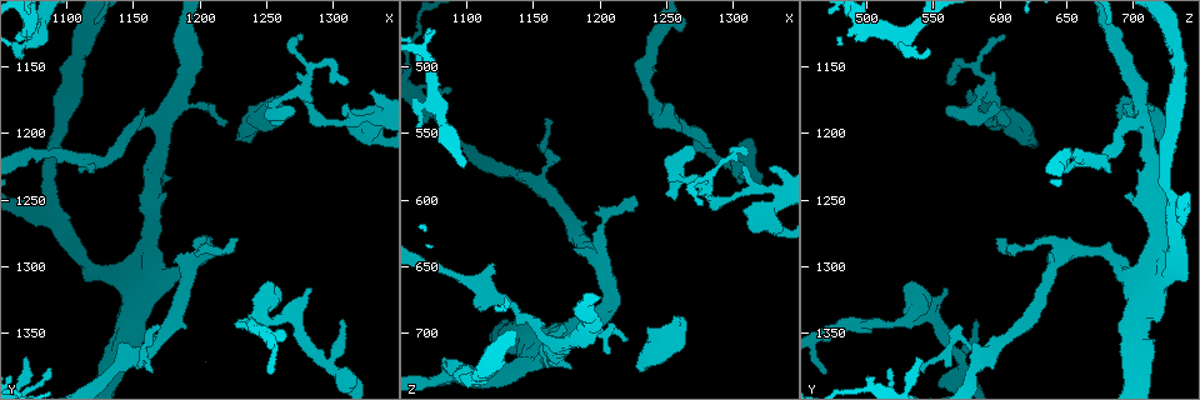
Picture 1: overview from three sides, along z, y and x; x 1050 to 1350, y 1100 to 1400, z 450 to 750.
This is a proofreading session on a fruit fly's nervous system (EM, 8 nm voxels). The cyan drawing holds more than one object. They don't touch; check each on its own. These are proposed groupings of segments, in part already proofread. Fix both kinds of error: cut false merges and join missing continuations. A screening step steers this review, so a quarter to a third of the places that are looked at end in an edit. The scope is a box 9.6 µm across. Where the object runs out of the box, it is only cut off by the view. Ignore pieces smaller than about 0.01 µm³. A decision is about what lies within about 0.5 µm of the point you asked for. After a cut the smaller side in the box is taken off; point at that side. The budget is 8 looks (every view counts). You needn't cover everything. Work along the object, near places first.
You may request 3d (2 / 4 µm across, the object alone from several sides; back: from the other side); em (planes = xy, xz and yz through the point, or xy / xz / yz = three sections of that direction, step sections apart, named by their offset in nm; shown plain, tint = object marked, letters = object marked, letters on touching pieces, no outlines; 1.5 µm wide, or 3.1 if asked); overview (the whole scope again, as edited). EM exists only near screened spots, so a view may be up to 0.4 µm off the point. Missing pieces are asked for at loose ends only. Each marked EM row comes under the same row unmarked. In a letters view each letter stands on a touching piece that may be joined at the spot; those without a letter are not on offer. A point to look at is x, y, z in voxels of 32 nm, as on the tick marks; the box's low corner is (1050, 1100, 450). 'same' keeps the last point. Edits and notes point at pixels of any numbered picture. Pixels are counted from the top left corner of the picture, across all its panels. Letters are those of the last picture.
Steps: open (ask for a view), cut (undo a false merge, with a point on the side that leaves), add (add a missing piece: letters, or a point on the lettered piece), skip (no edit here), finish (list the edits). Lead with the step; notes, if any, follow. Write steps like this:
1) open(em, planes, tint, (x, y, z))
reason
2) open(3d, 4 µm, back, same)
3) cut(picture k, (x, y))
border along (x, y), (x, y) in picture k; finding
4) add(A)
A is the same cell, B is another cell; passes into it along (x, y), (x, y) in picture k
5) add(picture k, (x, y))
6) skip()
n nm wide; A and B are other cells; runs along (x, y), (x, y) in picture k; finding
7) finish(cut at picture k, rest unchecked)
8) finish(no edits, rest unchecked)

open(3d, 4 µm, (1234, 1206, 728))
free end

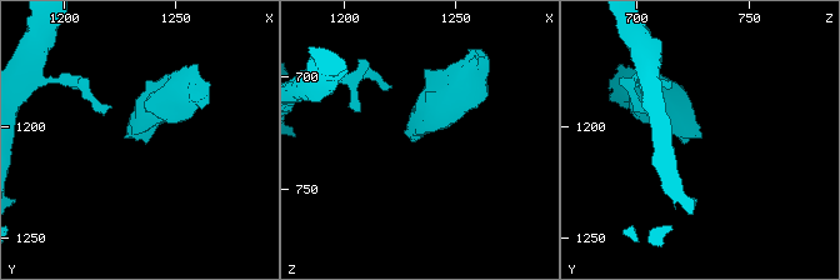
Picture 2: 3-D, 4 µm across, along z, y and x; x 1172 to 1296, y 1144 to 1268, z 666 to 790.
open(em, planes, letters, (1233, 1206, 729))
shape alone is not enough

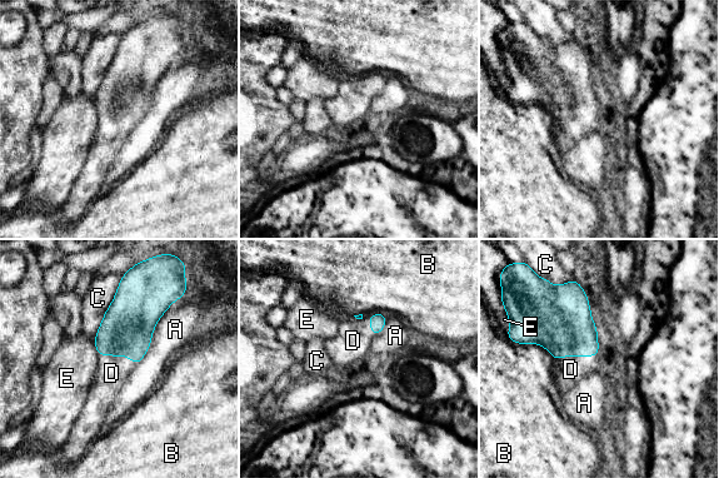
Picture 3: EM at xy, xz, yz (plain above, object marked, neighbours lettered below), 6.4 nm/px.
add(D)
C touches over 440 nm; D is the same cell, A, B, C and E are other cells; passes into it along (128, 324), (118, 355), (111, 373) in picture 3; it goes on there

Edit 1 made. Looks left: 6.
open(em, planes, tint, (1162, 1254, 712))
sudden change in width

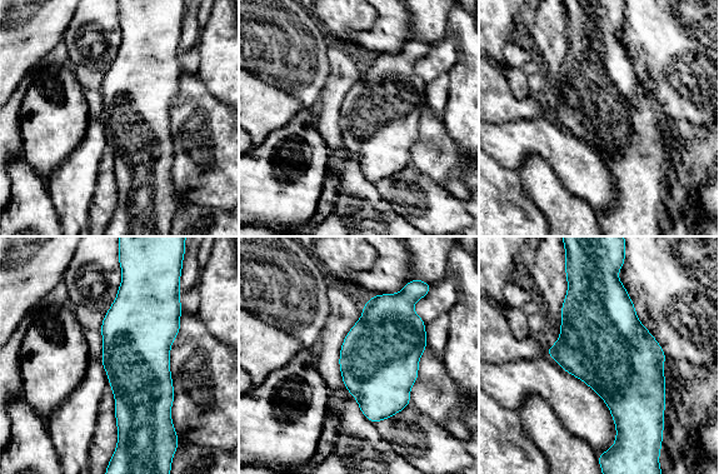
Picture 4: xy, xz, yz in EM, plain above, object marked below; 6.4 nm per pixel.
open(em, planes, letters, same)
what lies round it

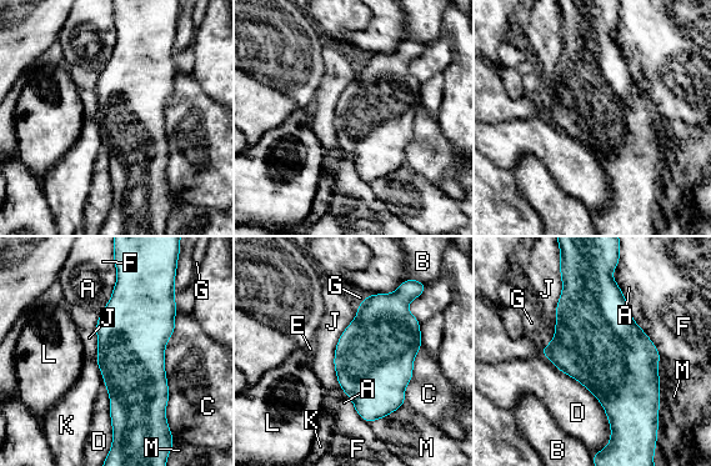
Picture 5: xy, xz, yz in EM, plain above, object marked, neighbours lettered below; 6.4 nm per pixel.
skip()
A, B, C, D, E, F, G, J, K, L and M are other cells; border along (359, 304), (334, 357), (348, 396) in picture 5; continuous, no second cell

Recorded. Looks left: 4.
open(em, planes, letters, (1140, 1340, 718))

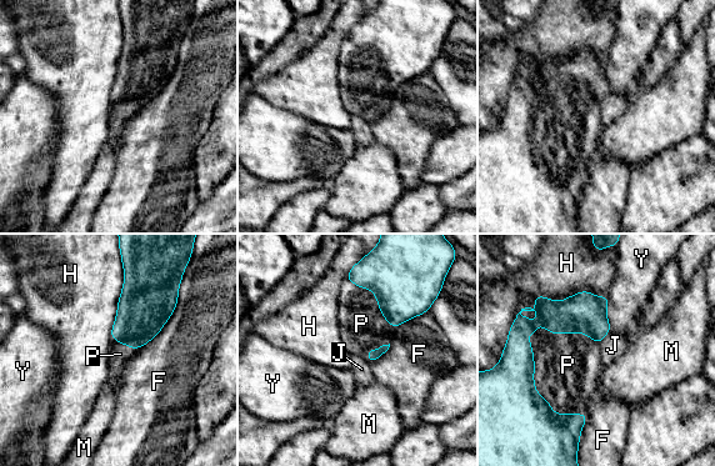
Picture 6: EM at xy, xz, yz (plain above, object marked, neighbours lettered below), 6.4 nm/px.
add(P)
P touches over 800 nm; P is the same cell, F, H, J, M and Y are other cells; the cell continues

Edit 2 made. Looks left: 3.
open(3d, 2 µm, (1304, 1342, 580))
branch stops here

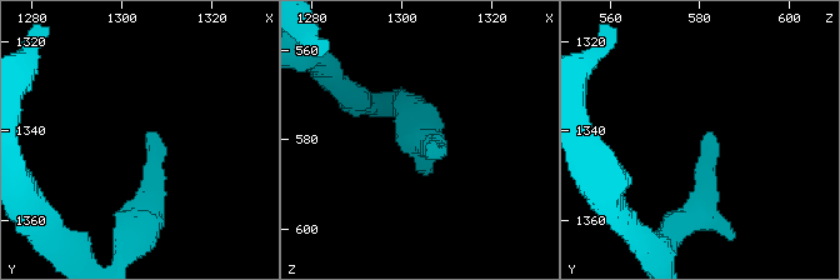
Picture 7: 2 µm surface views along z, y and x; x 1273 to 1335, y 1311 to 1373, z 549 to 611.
open(em, yz, step 8, tint, (1306, 1341, 581))
need the tissue

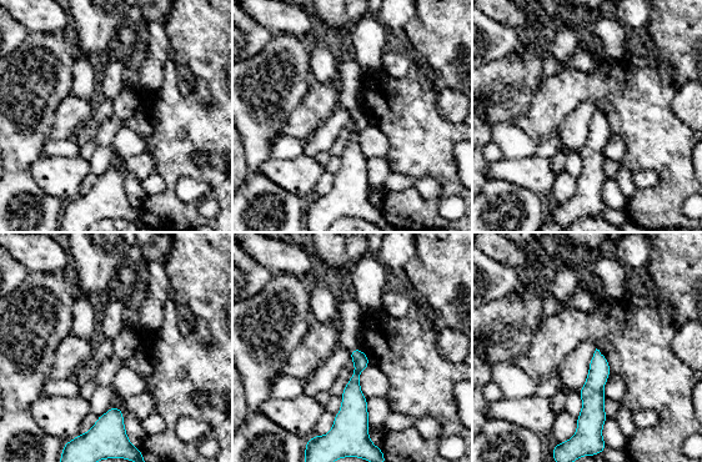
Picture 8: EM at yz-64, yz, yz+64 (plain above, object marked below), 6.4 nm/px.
open(em, planes, letters, same)

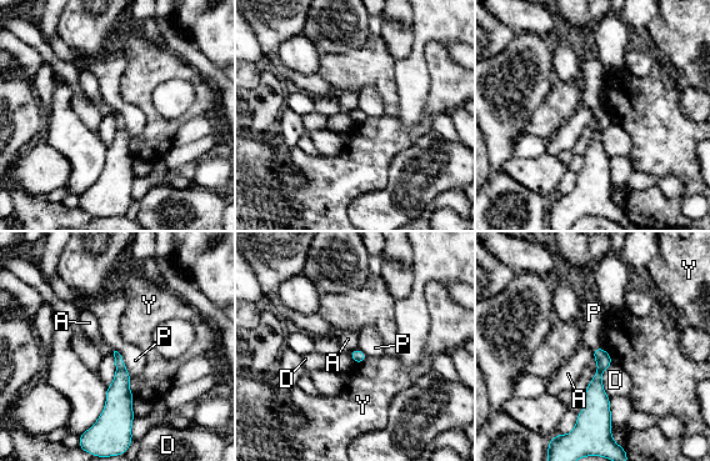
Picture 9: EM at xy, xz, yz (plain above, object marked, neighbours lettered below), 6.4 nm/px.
skip()
A, D, P and Y are other cells; no lettered piece goes on from it

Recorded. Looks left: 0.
finish(add at picture 3, add at picture 6, rest unchecked)

